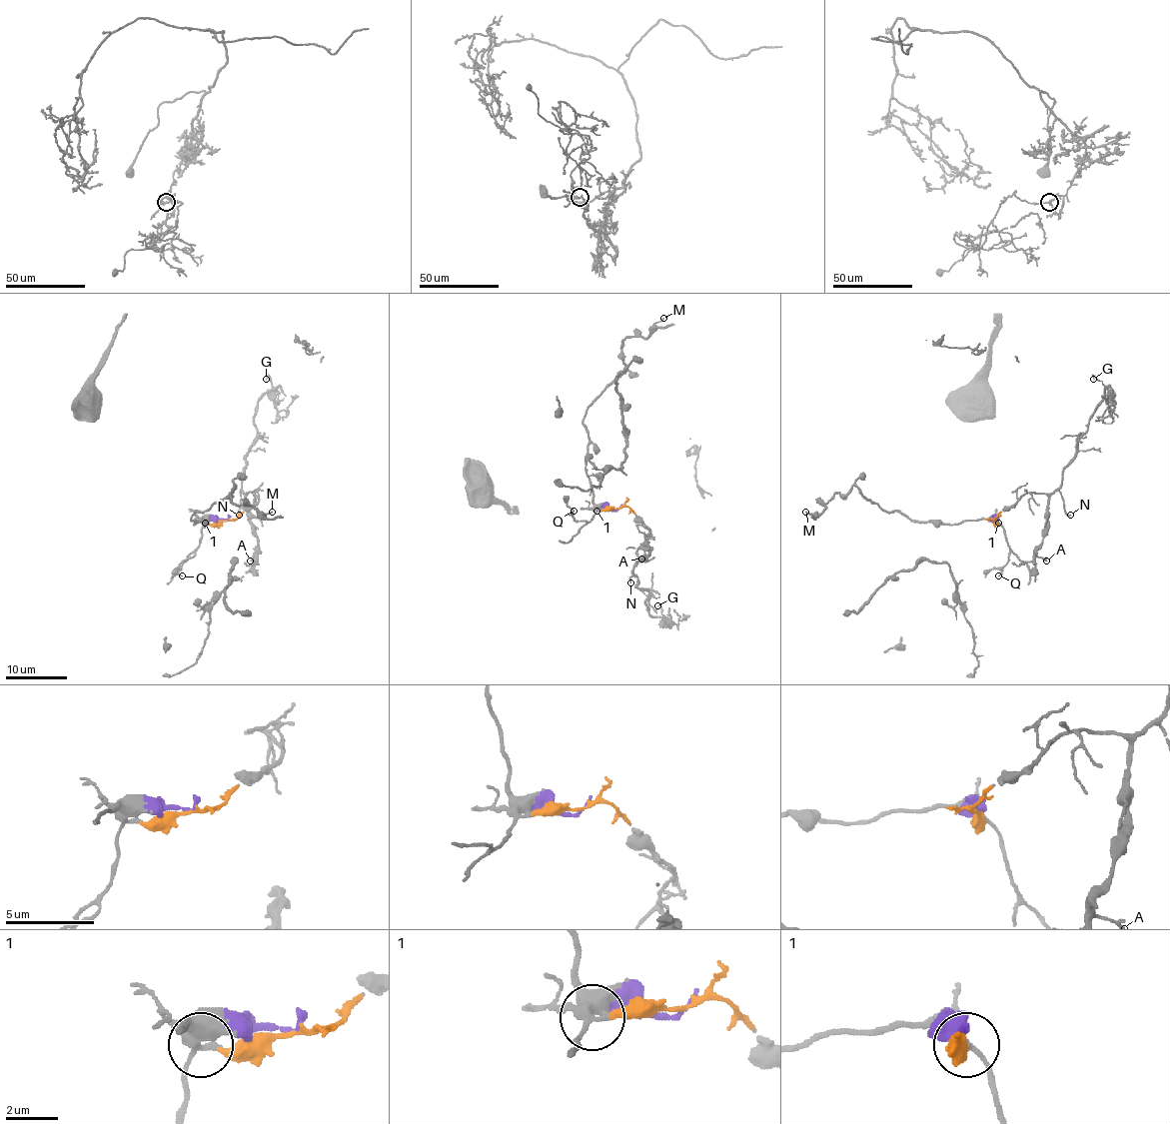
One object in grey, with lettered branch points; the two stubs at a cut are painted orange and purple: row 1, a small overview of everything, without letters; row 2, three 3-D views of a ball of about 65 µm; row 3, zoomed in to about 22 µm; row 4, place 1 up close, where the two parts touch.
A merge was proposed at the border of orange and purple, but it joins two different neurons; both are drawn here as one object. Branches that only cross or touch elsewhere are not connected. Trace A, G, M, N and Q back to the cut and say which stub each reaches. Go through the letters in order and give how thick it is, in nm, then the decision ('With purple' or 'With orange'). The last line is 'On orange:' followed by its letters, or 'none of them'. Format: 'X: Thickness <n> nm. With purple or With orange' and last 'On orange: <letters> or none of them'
A: Thickness 170 nm. With orange
G: Thickness 140 nm. With orange
M: Thickness 120 nm. With purple
N: Thickness 130 nm. With orange
Q: Thickness 90 nm. With purple
On orange: A, G, N

